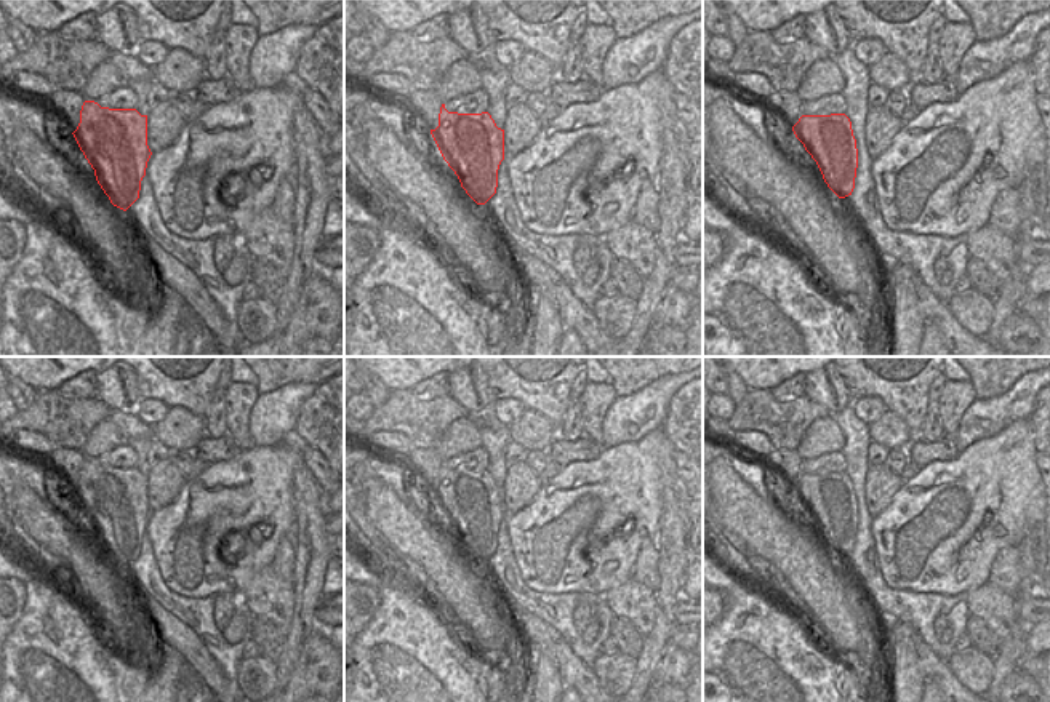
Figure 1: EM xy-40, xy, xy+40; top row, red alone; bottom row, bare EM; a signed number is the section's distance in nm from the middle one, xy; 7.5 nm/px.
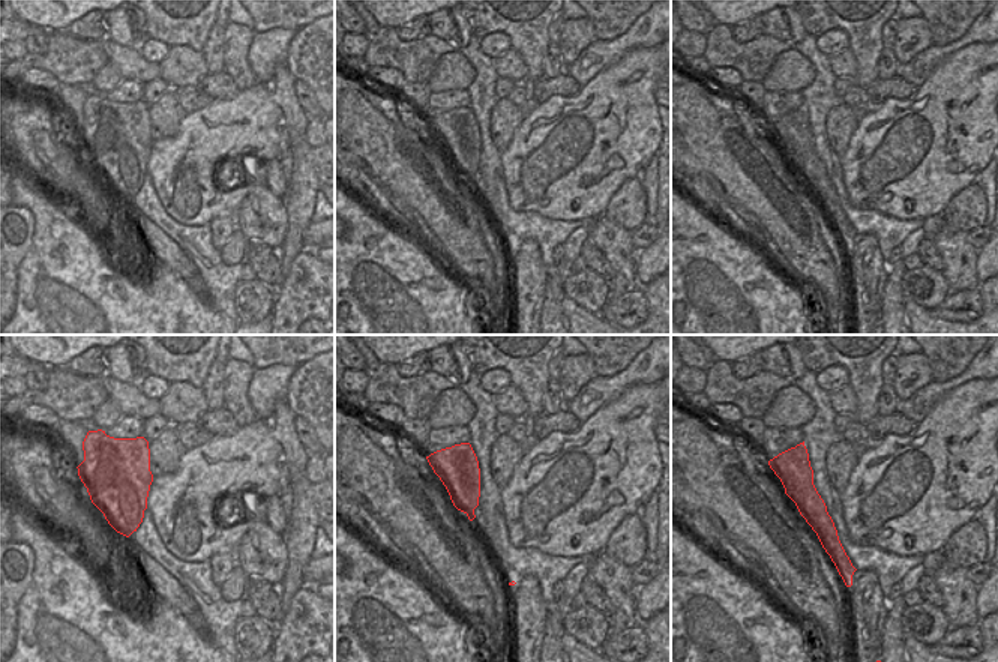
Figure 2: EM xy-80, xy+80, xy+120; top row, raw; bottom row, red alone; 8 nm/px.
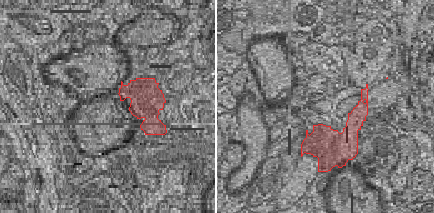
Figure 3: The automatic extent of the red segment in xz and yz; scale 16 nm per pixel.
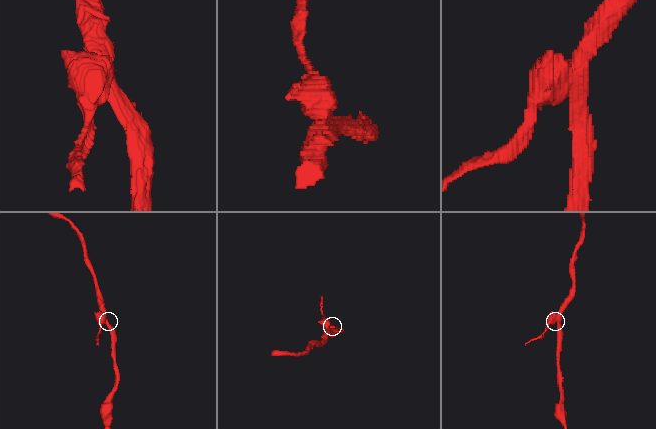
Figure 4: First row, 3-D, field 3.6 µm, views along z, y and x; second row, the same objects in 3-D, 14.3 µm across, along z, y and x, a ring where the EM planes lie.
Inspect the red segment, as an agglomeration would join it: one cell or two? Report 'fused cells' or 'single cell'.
fused cells

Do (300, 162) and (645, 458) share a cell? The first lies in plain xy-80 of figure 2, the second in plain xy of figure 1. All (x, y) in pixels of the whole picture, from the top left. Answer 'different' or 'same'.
different

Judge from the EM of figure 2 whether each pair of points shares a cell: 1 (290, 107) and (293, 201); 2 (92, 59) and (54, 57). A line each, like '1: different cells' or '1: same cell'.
1: same cell
2: same cell

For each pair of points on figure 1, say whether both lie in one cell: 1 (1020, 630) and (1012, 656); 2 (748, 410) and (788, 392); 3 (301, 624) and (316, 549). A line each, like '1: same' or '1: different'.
1: same
2: different
3: same

